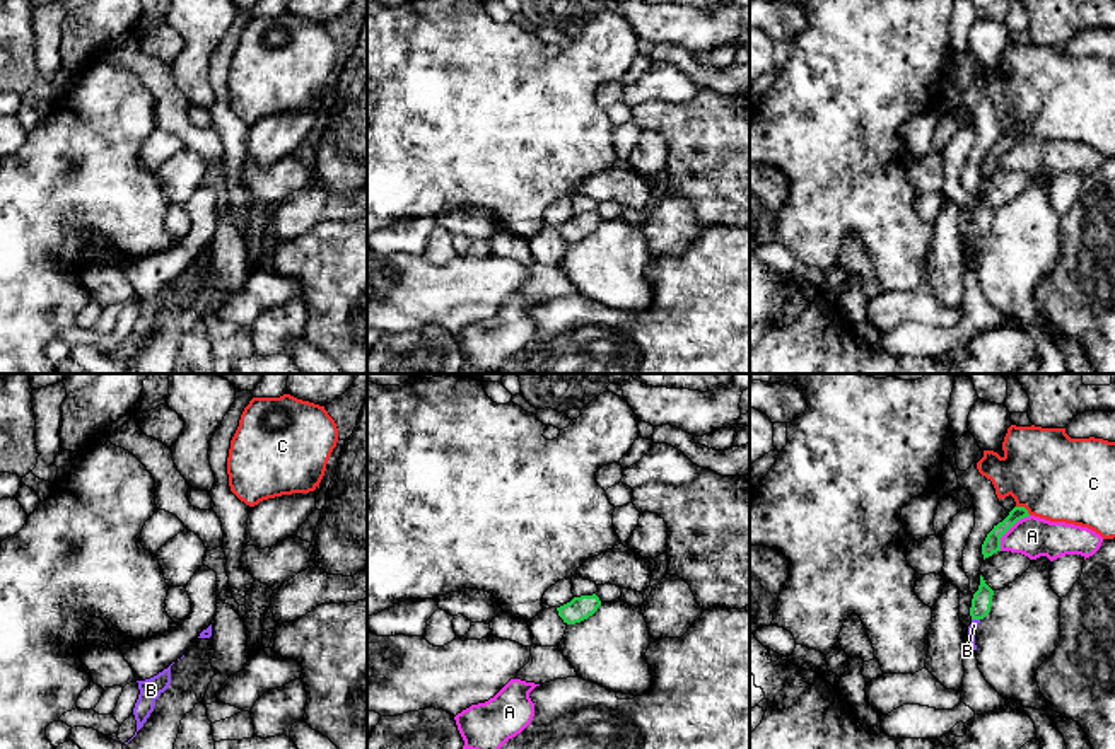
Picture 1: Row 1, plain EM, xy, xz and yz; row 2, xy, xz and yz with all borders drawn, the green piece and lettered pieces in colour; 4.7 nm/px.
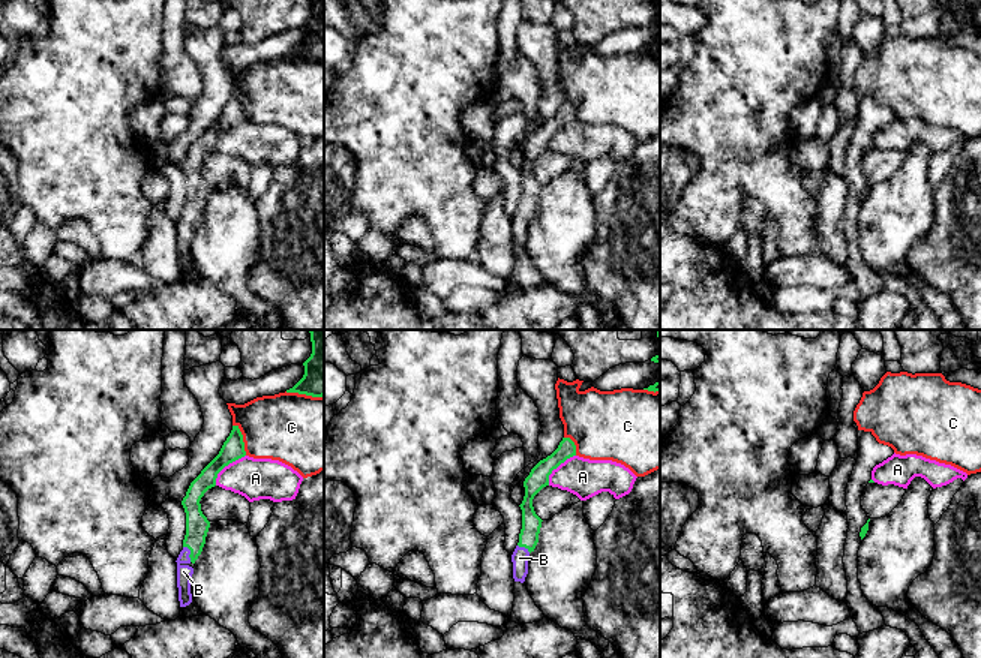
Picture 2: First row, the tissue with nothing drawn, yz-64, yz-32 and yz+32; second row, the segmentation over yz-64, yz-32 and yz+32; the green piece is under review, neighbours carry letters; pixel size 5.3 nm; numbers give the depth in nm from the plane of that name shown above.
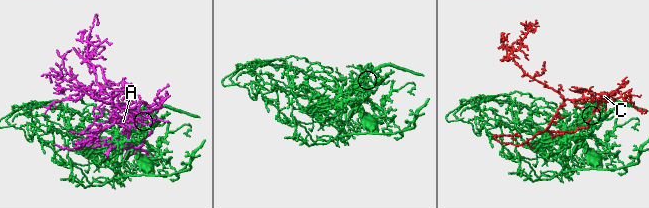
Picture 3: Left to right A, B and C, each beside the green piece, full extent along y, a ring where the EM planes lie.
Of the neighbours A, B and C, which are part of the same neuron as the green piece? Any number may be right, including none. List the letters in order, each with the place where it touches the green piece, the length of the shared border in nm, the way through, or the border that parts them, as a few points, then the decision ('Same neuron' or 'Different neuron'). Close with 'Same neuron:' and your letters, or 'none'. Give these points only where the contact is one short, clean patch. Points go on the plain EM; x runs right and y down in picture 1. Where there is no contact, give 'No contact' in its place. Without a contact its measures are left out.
A: Touches green at yz (1009, 145). Shared border 220 nm. Different neuron
B: Touches green at yz (975, 236). Shared border 40 nm. Path across: yz (982, 217), (975, 236), (974, 243). Same neuron
C: Touches green at yz (1023, 125). Shared border 80 nm. Different neuron
Same neuron: B

